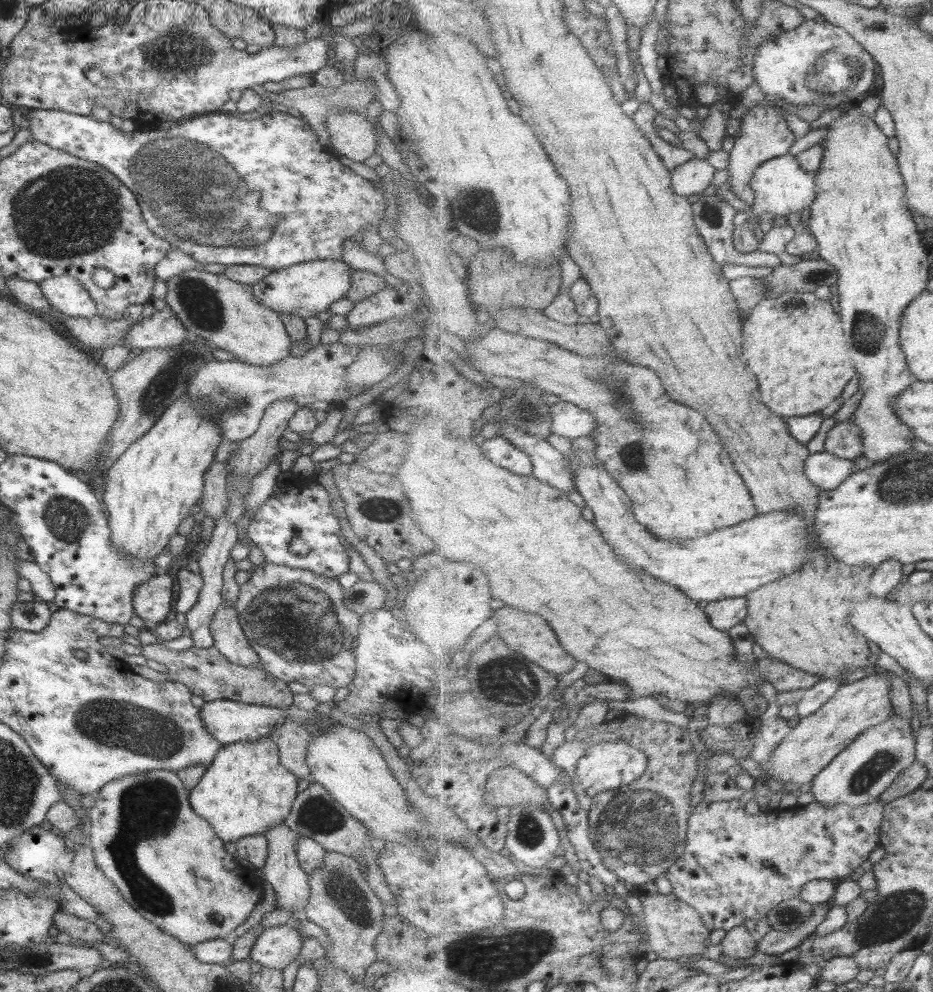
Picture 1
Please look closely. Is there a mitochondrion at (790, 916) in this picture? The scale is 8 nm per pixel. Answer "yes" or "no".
yes

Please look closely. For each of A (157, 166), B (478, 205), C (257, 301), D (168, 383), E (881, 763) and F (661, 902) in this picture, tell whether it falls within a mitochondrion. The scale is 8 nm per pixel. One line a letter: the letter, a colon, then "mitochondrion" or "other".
A: mitochondrion
B: mitochondrion
C: other
D: mitochondrion
E: mitochondrion
F: other

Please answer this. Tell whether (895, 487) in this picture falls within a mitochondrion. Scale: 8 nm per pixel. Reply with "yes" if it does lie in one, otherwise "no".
yes

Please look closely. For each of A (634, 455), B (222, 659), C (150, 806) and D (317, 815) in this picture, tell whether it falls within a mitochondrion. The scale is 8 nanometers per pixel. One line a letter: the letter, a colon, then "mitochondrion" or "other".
A: mitochondrion
B: other
C: mitochondrion
D: mitochondrion

